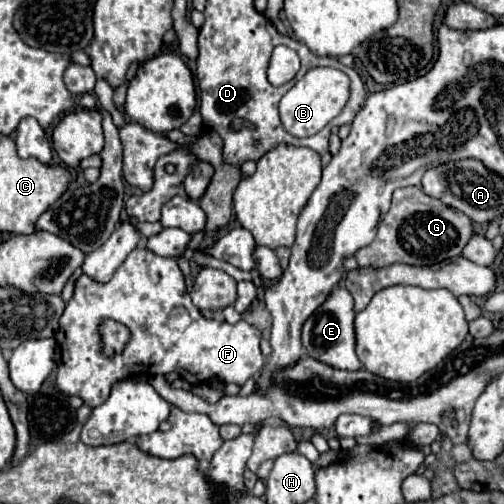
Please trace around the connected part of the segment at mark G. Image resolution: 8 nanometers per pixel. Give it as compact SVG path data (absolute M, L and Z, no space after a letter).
M412 194L404 196L406 198L394 198L388 214L378 224L378 234L374 242L354 254L358 264L368 268L386 268L392 264L434 266L448 258L462 256L464 246L474 234L472 220L446 204L422 204Z

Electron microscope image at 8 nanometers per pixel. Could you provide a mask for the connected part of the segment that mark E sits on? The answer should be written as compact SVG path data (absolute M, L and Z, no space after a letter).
M336 288L330 298L306 320L302 328L302 344L310 358L318 358L318 362L326 362L338 370L360 370L362 364L356 354L356 334L354 334L354 302L346 288Z

